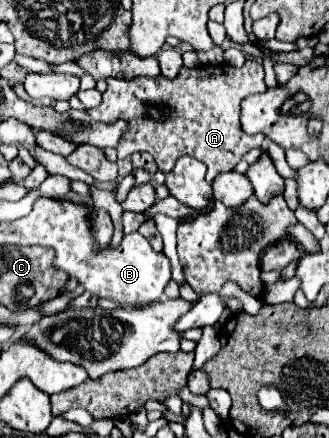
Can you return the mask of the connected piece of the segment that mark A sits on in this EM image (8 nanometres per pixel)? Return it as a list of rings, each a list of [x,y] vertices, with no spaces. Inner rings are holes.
[[[247,58],[241,68],[235,68],[231,64],[219,64],[219,66],[199,66],[199,68],[181,68],[177,78],[169,80],[165,76],[157,78],[133,78],[133,80],[123,80],[123,78],[107,78],[107,90],[103,92],[103,100],[99,106],[89,108],[87,114],[93,120],[101,122],[113,122],[117,118],[129,120],[133,128],[125,132],[121,138],[121,144],[117,146],[117,156],[125,158],[137,150],[149,152],[159,170],[169,172],[179,156],[193,156],[201,160],[207,167],[206,180],[211,184],[217,174],[233,170],[235,164],[243,158],[245,152],[259,148],[265,140],[263,134],[245,134],[241,128],[241,100],[255,94],[255,92],[265,92],[267,86],[263,82],[263,64],[259,64],[253,58]]]

